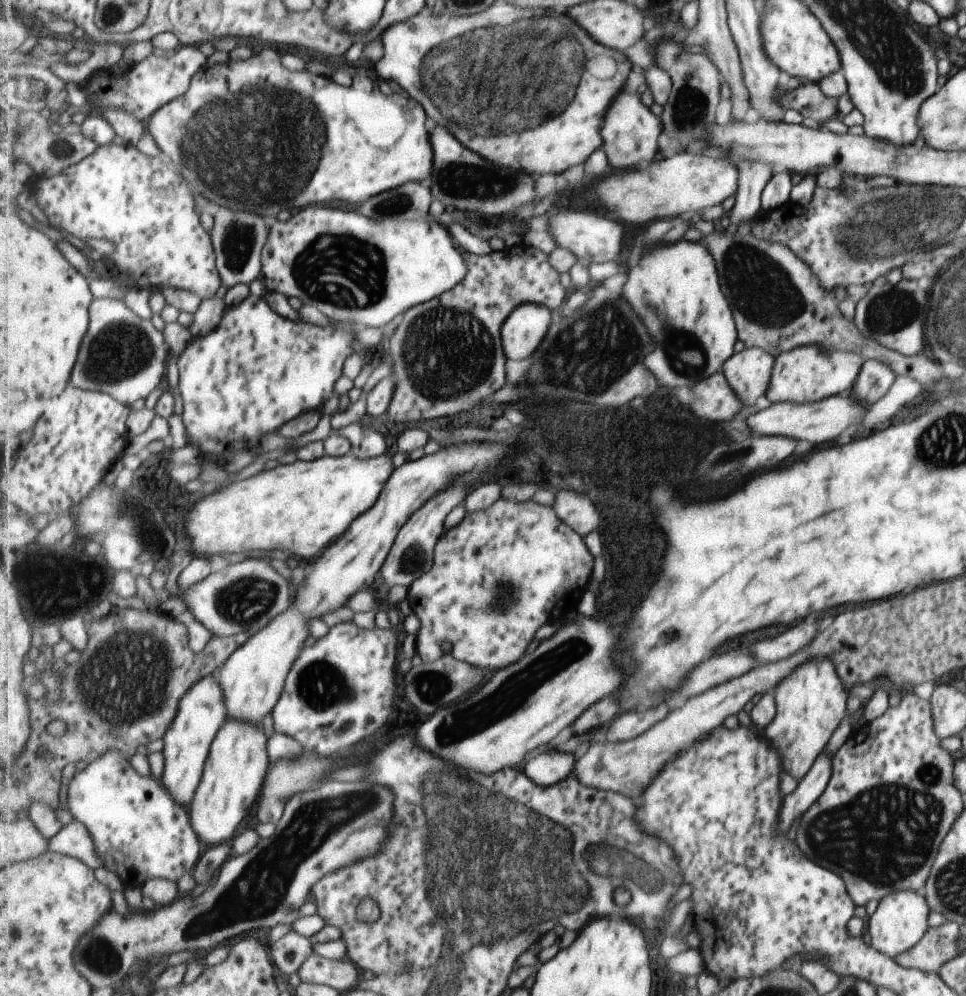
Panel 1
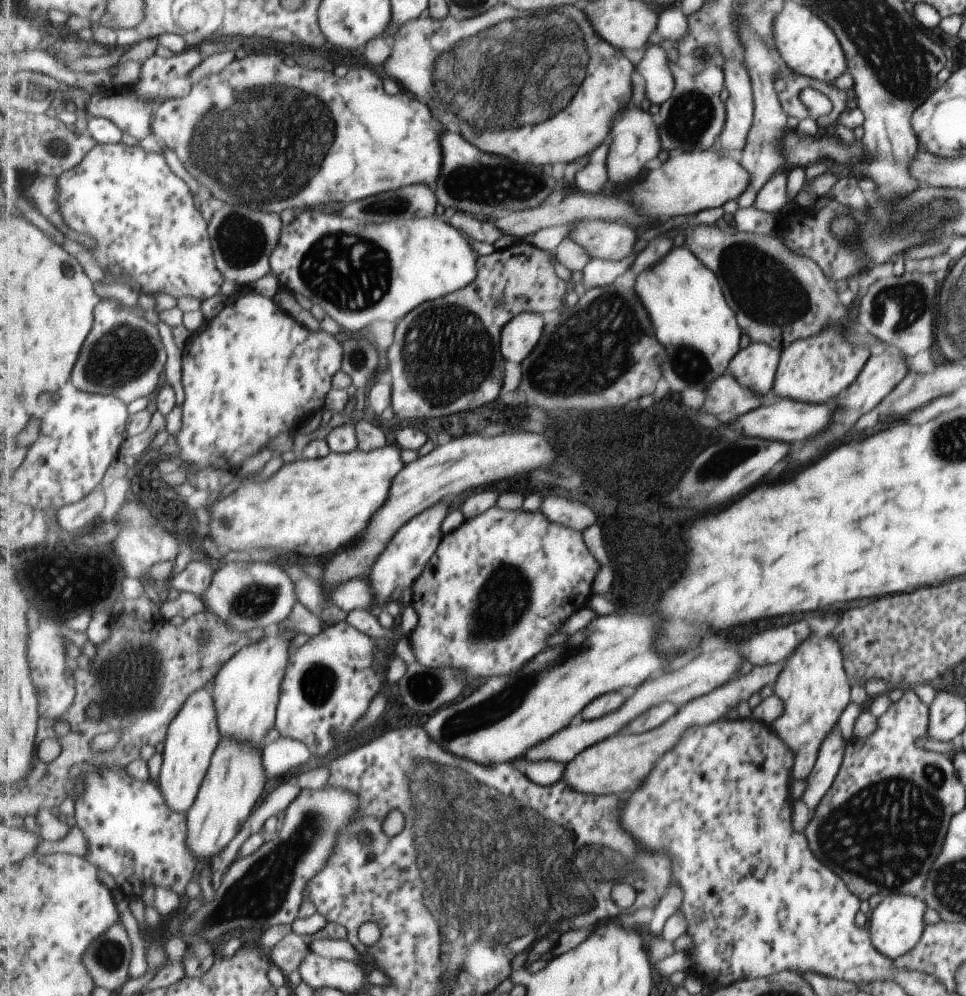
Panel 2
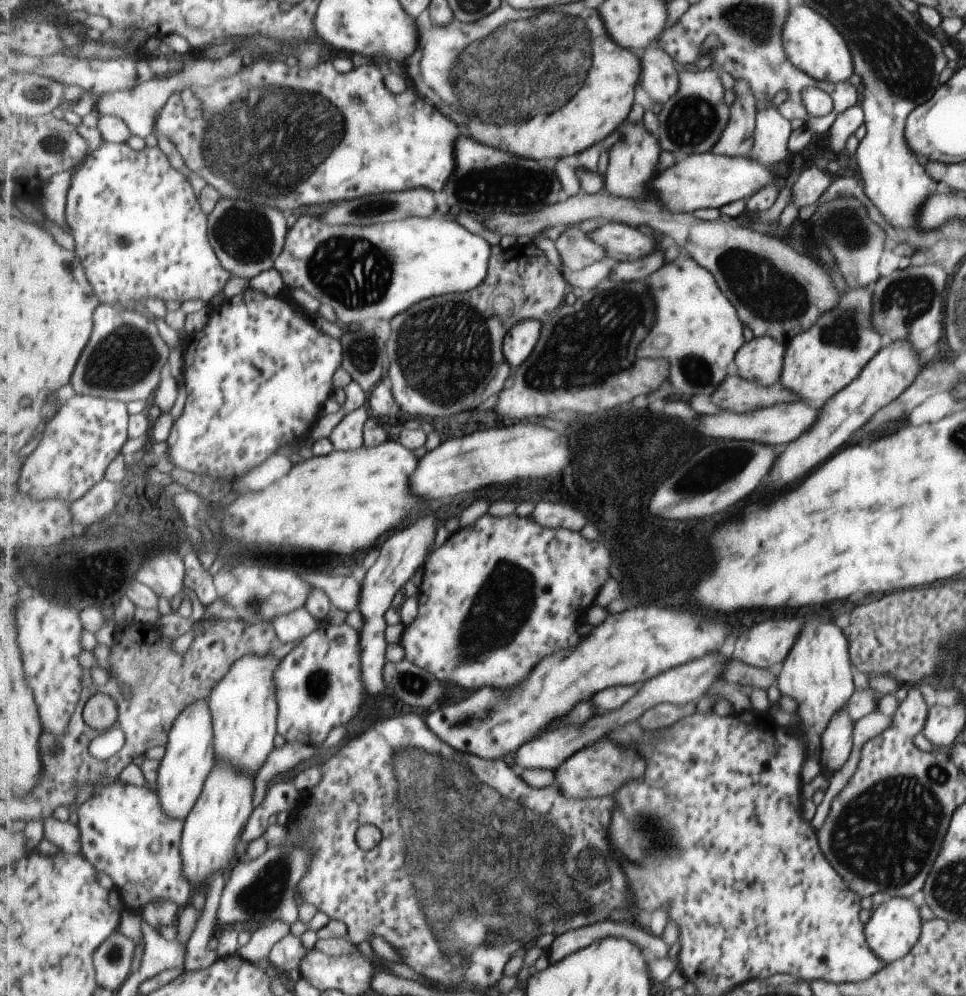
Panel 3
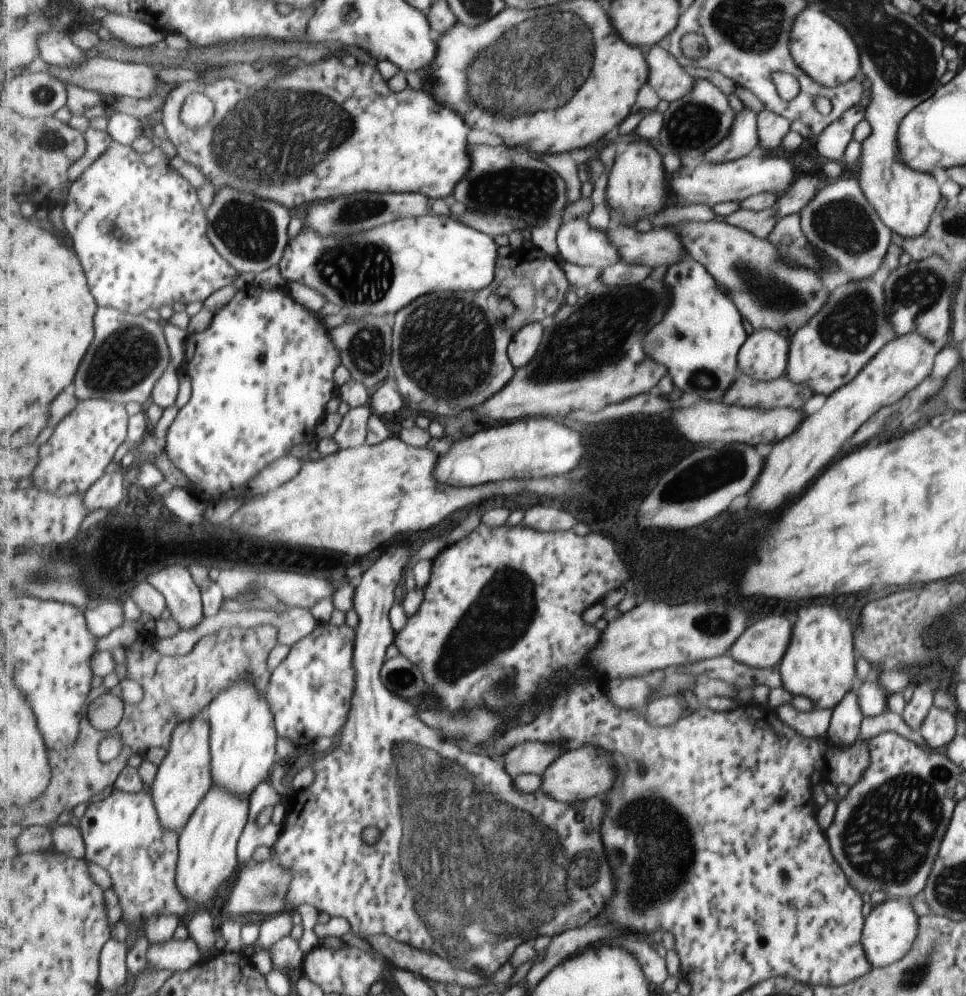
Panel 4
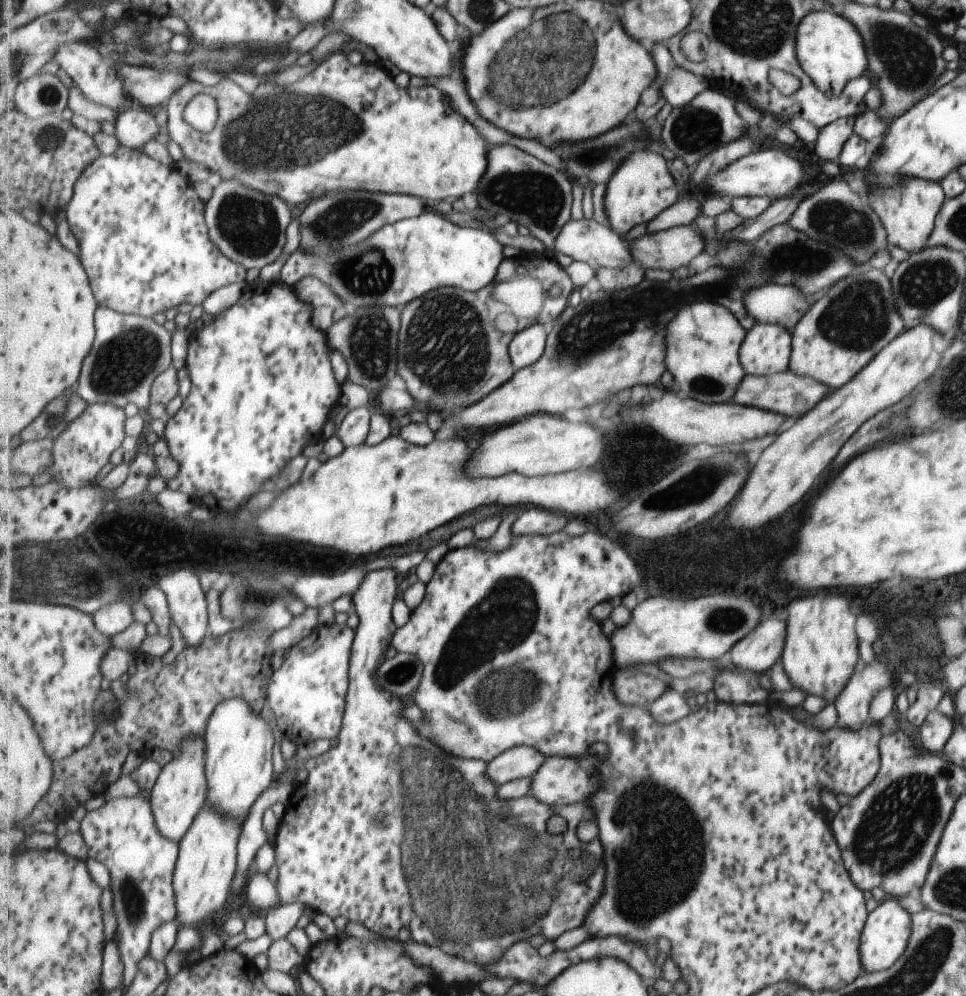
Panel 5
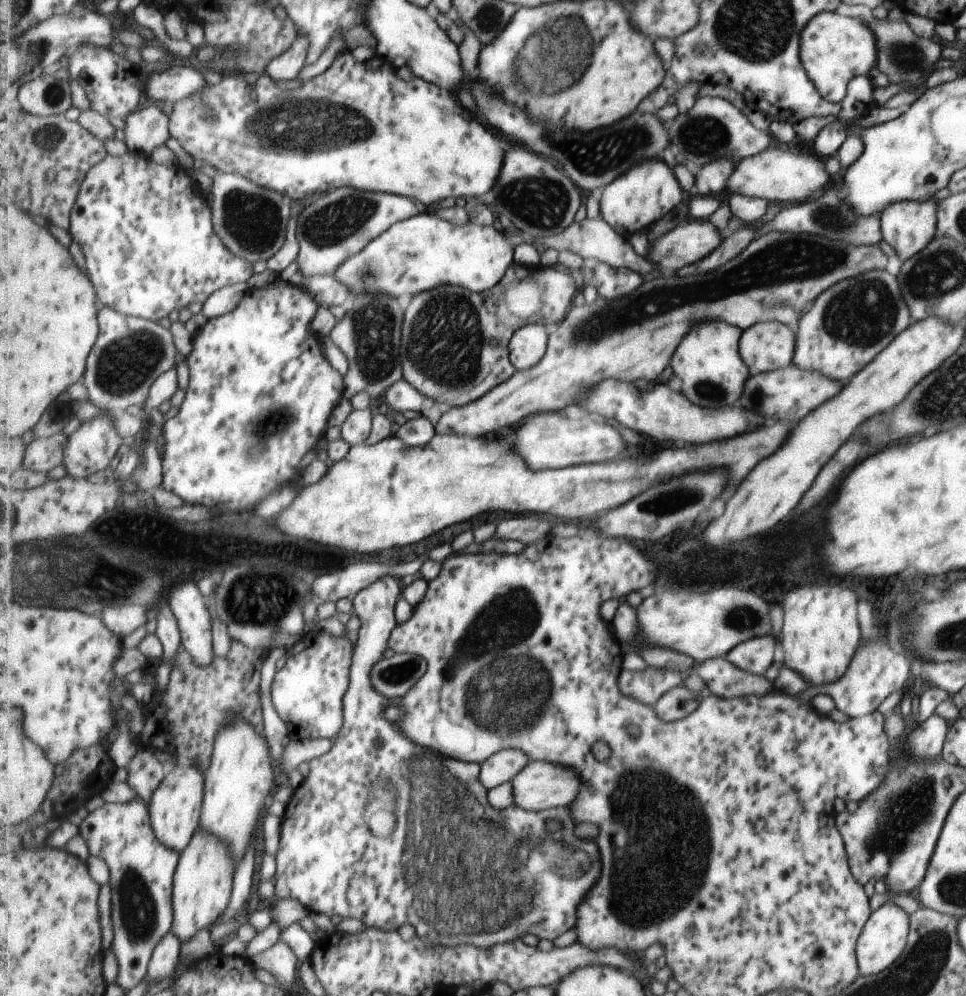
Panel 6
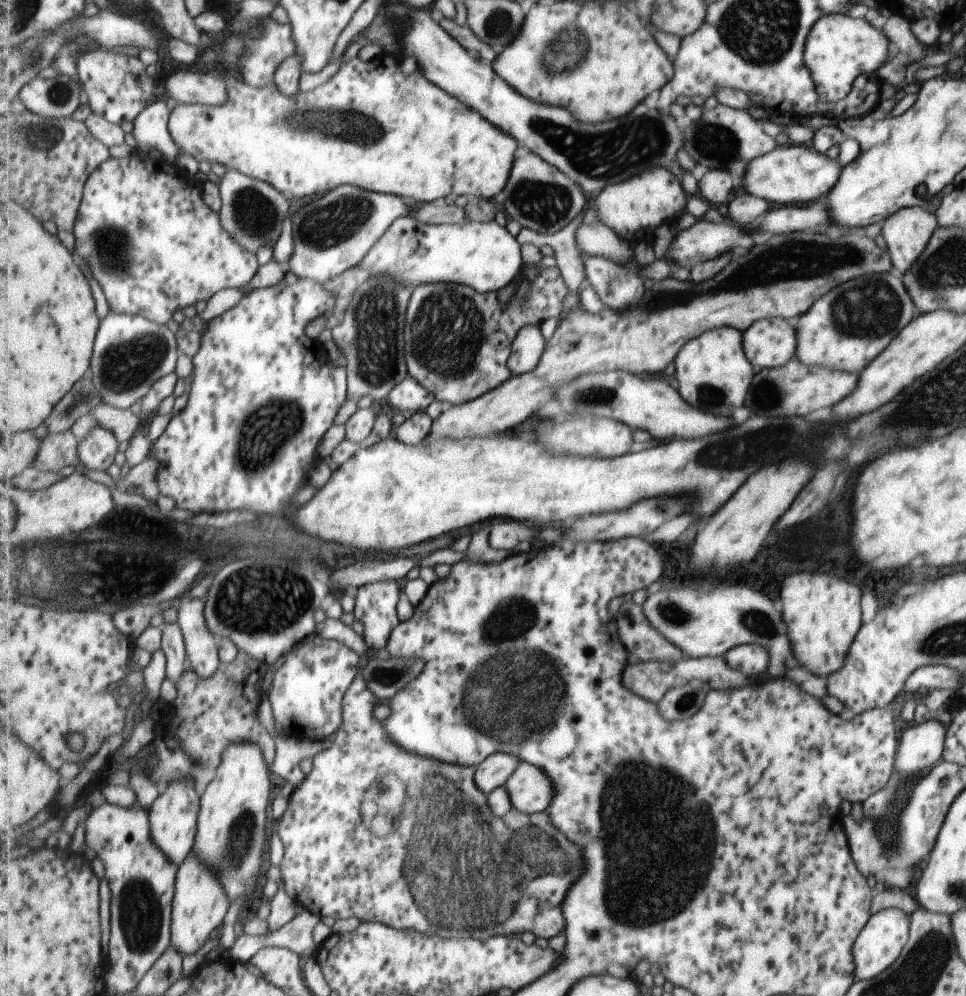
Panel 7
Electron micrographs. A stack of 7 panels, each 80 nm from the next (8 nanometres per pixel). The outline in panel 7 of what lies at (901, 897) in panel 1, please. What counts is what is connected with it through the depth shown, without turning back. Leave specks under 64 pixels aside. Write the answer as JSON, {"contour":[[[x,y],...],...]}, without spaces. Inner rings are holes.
{"contour":[[[884,905],[884,908],[871,915],[861,934],[857,936],[853,944],[854,978],[870,979],[889,968],[899,953],[901,946],[907,942],[907,915],[897,910],[895,905]]]}

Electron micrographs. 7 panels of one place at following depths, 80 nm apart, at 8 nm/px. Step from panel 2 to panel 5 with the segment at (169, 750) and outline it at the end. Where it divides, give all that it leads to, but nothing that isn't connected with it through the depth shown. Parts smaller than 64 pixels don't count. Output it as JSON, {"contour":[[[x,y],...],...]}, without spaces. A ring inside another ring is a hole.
{"contour":[[[189,735],[182,744],[182,751],[173,756],[161,771],[148,797],[152,802],[154,817],[163,836],[177,841],[185,838],[208,802],[209,783],[206,773],[206,739],[201,735]]]}

